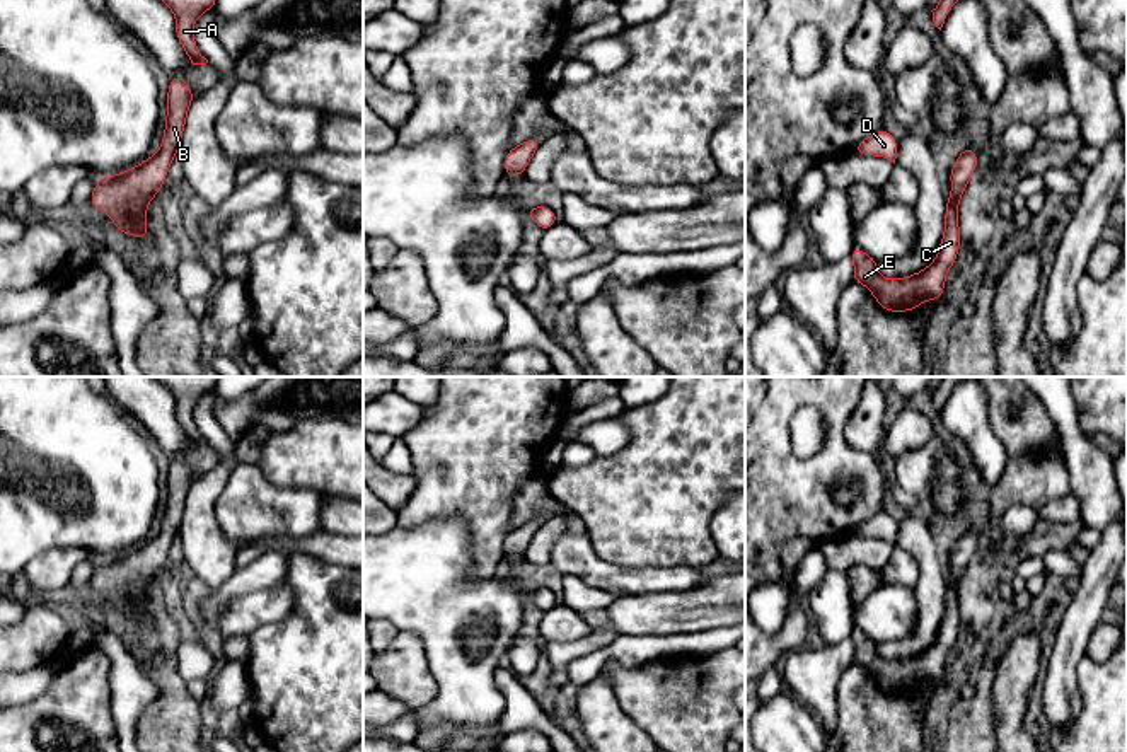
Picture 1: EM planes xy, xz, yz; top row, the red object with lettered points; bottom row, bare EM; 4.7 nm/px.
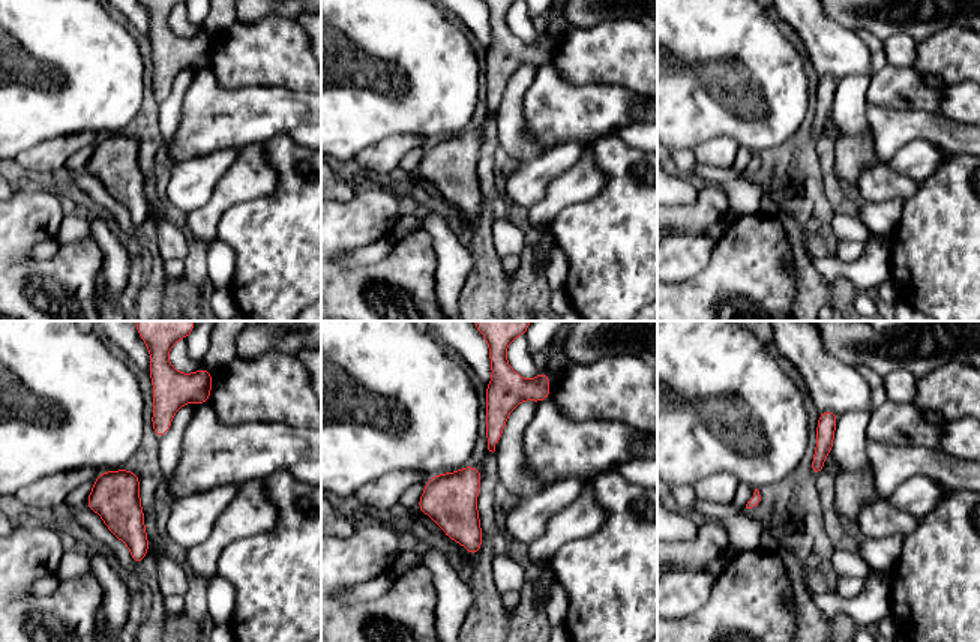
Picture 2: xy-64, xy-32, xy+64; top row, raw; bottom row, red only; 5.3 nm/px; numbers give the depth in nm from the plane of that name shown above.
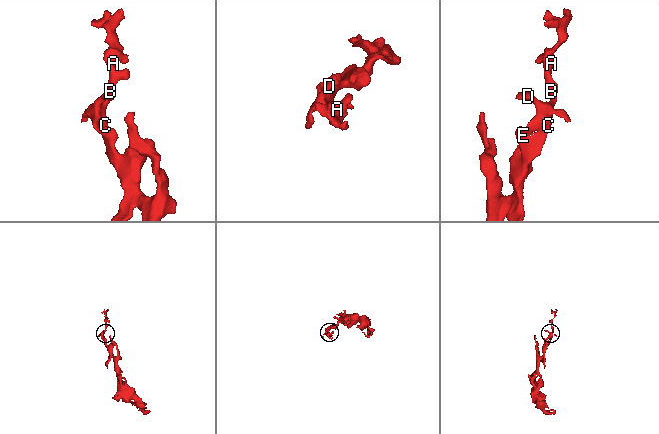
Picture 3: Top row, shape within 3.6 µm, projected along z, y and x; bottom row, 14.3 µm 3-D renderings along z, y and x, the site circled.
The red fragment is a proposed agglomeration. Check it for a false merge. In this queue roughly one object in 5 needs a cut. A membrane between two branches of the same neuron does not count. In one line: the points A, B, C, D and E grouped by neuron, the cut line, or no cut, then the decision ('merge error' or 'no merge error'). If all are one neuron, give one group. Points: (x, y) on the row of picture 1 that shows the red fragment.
groups A B C D E; cut none; no merge error

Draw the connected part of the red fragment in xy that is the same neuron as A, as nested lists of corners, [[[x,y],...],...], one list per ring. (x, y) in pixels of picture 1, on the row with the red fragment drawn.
[[[162,0],[176,15],[176,34],[184,48],[188,60],[193,65],[206,65],[208,60],[199,53],[193,29],[196,19],[206,12],[213,10],[217,0]]]

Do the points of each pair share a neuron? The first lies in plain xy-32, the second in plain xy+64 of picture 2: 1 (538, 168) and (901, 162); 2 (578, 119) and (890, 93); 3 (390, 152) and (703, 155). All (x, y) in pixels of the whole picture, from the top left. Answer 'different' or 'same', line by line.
1: same
2: same
3: same

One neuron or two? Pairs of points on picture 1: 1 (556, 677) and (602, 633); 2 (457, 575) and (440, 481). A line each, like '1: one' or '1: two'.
1: one
2: two

